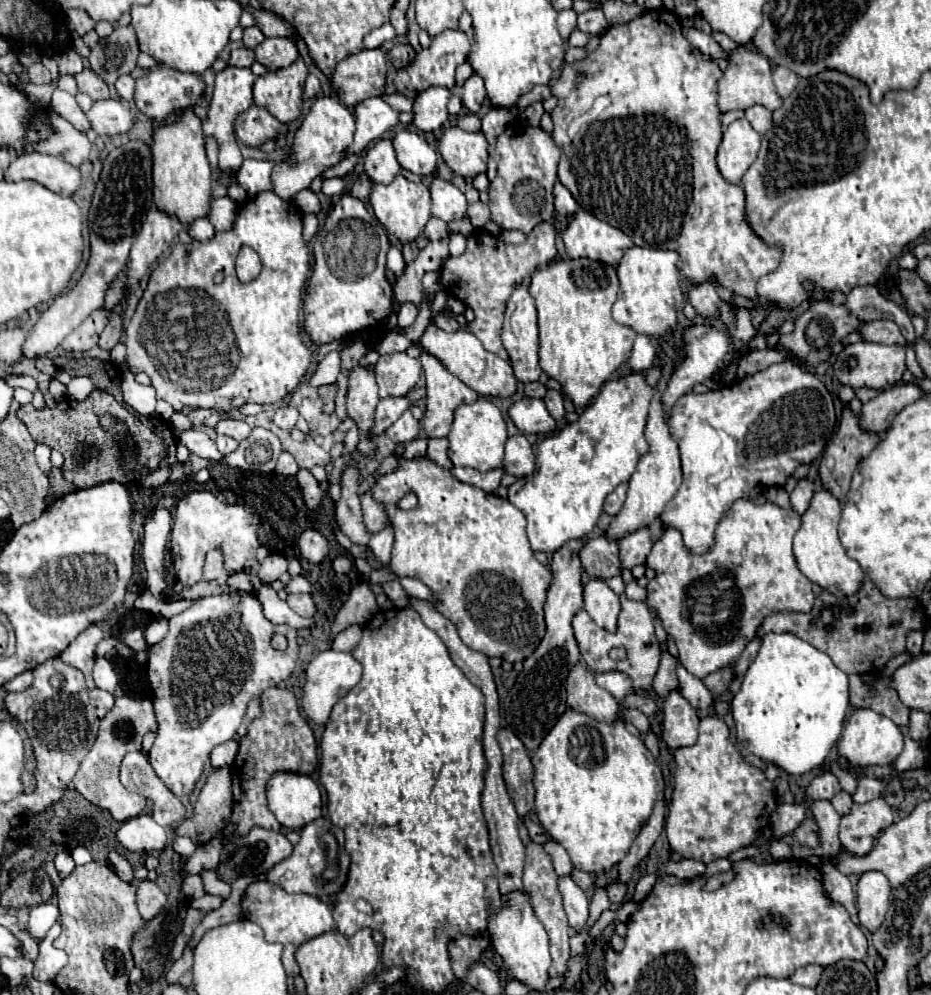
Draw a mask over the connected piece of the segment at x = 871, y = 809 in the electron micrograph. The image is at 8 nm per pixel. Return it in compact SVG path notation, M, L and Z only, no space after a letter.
M883 797L873 799L865 805L855 803L849 815L841 817L839 839L849 853L869 853L875 835L895 821L891 807Z

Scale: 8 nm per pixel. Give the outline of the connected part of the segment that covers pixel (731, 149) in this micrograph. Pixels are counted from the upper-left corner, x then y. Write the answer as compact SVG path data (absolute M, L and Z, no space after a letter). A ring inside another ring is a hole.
M745 119L733 121L725 131L717 151L719 173L729 183L739 183L749 165L755 161L761 135Z

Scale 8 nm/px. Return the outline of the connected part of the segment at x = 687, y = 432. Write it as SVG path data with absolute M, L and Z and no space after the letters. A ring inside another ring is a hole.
M793 359L769 365L767 369L757 371L755 375L719 391L709 391L705 395L683 395L675 403L669 419L671 437L679 445L683 483L659 517L663 529L677 529L689 553L707 553L715 541L715 527L719 525L721 517L725 517L733 501L747 497L757 485L783 487L797 465L811 463L823 453L827 441L833 435L833 429L835 411L829 391L813 373L803 369Z

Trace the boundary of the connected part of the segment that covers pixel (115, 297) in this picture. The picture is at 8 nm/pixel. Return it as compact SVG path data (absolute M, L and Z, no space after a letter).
M121 273L115 281L113 281L113 285L111 285L111 289L107 291L107 303L105 303L105 309L113 309L115 305L121 305L121 299L125 297L125 293L123 293L123 287L125 287L125 275Z

